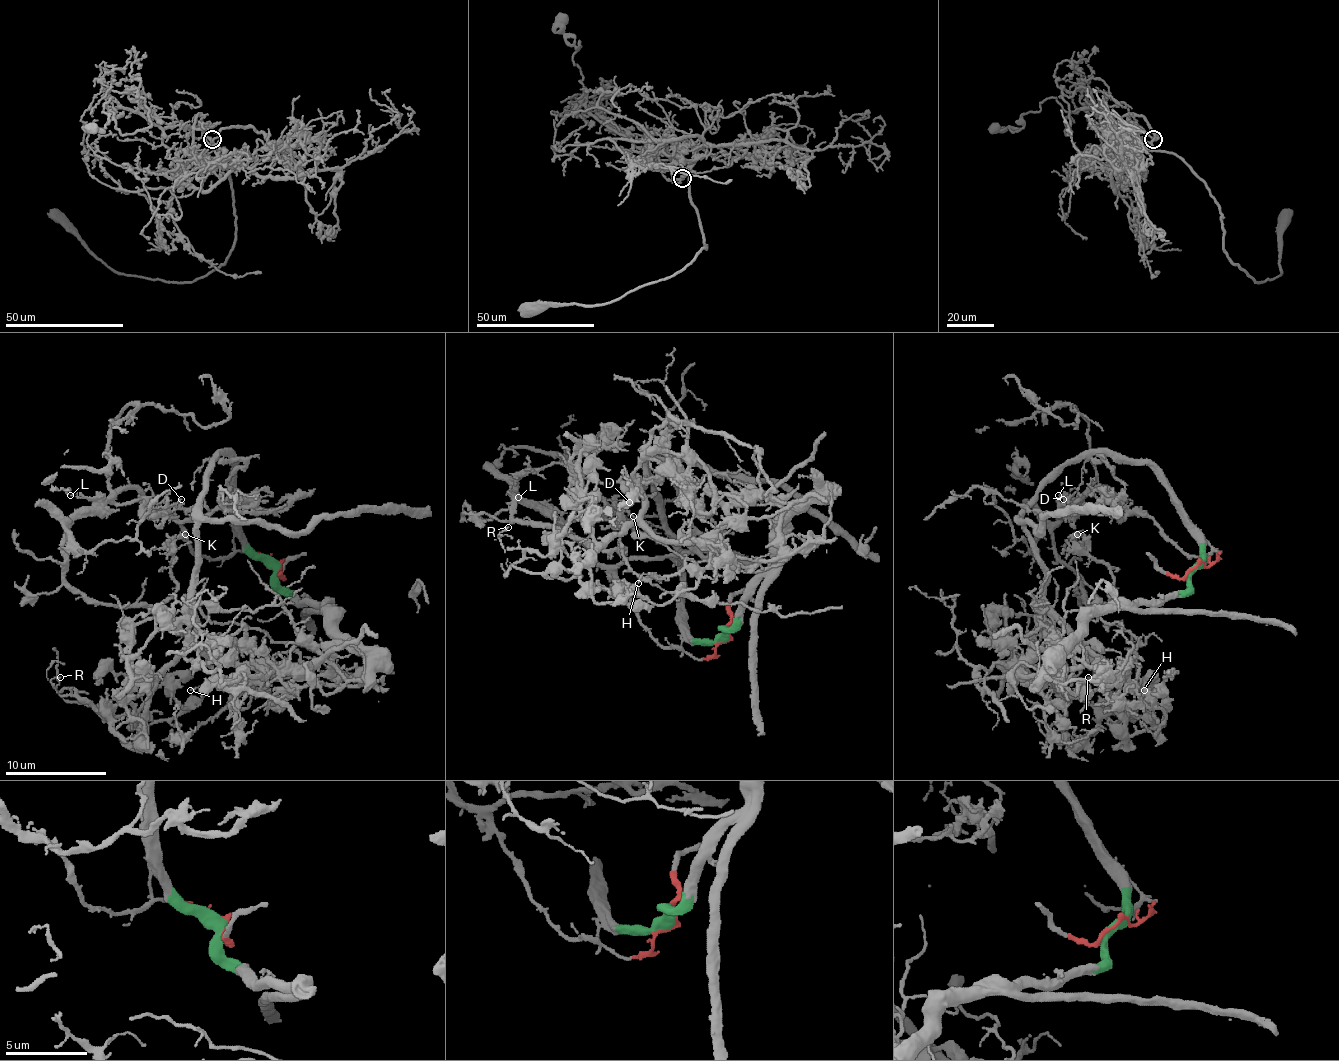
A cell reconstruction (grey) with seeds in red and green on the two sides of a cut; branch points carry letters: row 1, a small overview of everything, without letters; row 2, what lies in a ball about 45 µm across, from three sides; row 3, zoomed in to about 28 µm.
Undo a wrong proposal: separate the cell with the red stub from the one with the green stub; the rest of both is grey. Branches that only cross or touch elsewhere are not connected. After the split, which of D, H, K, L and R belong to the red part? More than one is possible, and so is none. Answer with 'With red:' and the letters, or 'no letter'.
With red: D, K, L

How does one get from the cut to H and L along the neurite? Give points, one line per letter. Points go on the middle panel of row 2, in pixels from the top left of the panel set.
H: (726, 637), (815, 481), (790, 471), (731, 507), (703, 568), (637, 583)
L: (726, 637), (701, 660), (663, 647), (632, 601), (581, 543), (551, 512), (525, 504), (518, 497)

